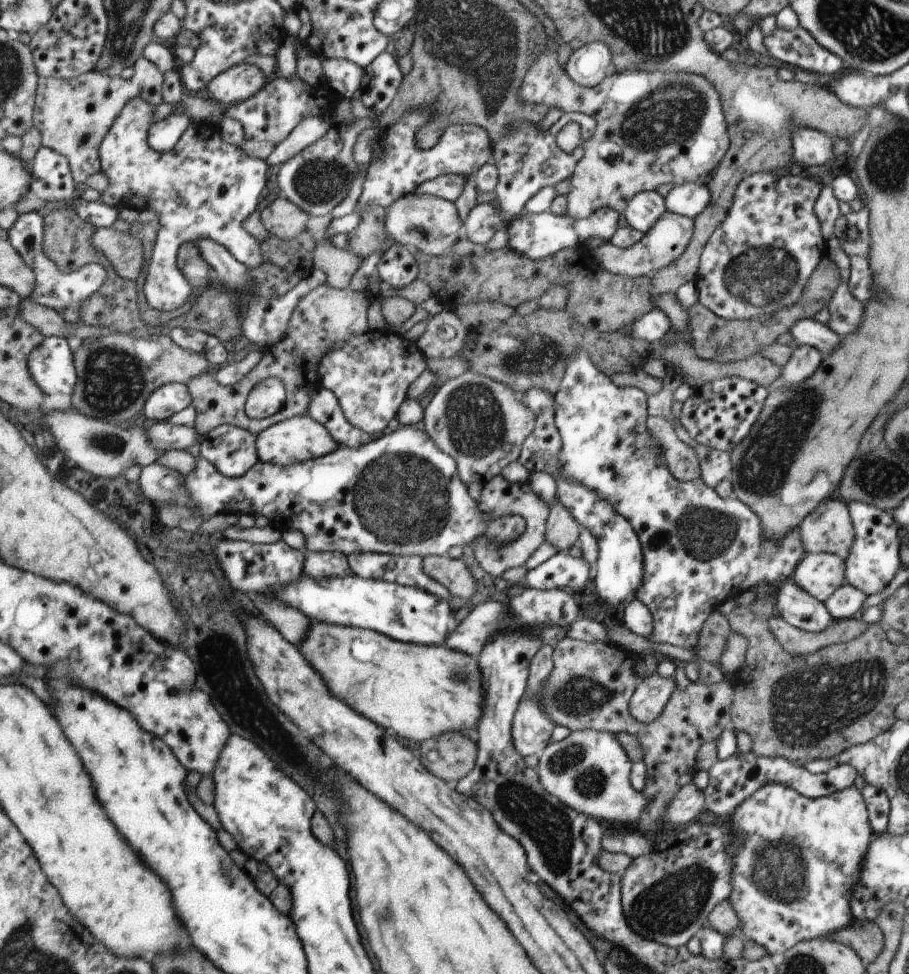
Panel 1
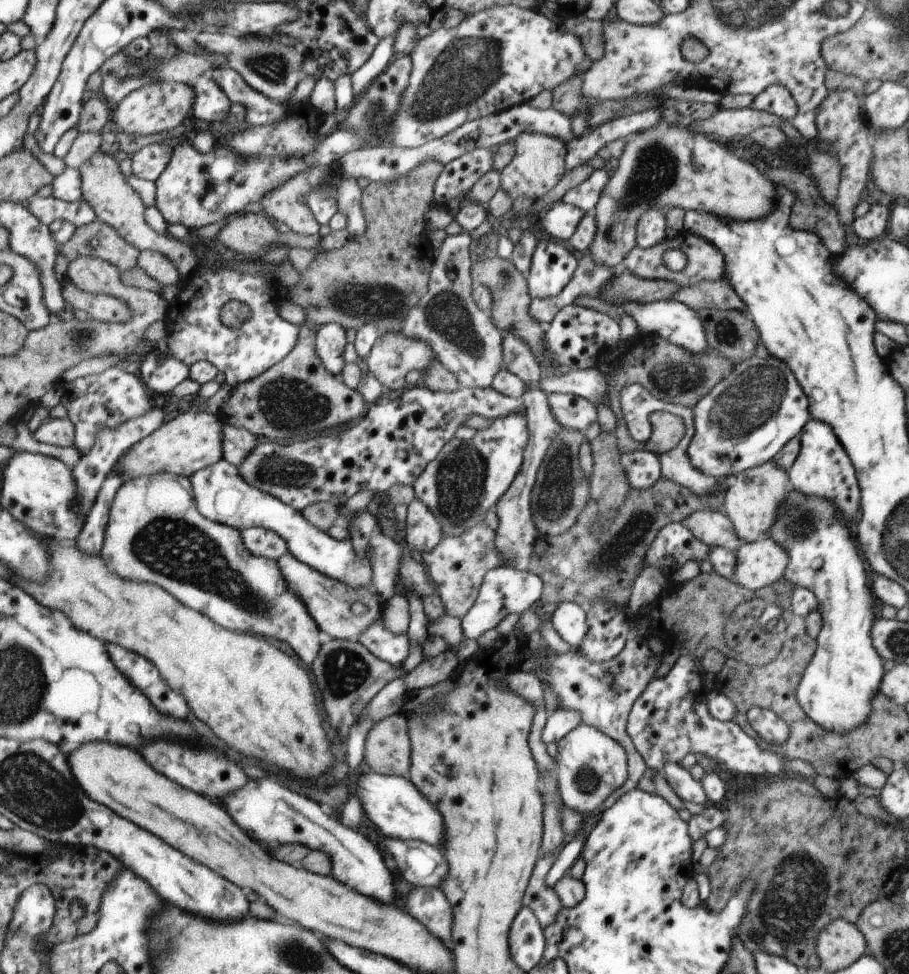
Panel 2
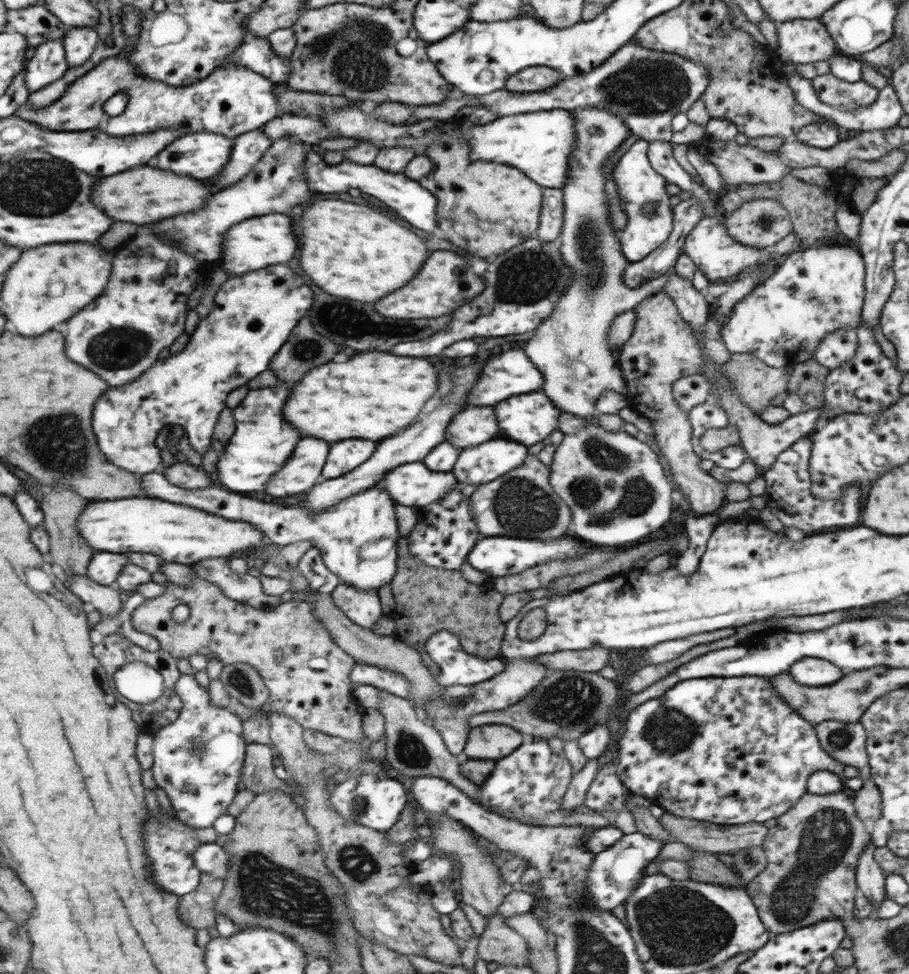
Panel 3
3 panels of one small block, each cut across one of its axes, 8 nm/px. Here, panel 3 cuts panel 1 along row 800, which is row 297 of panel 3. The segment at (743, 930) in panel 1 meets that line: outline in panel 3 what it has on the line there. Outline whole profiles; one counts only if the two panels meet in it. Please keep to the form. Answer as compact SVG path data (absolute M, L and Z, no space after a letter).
M847 241L839 242L839 245L819 245L811 246L808 243L802 244L802 250L793 252L787 256L784 256L773 268L767 279L762 283L759 283L755 288L748 292L743 299L741 299L733 308L731 308L731 318L727 322L722 324L720 328L720 335L725 348L733 354L751 354L756 356L759 360L763 361L767 366L773 368L789 367L799 362L805 362L810 358L813 358L816 347L822 339L830 332L838 330L838 328L855 328L859 324L859 316L861 313L861 302L863 302L863 260L861 256L857 254L855 250L856 246L851 246Z

